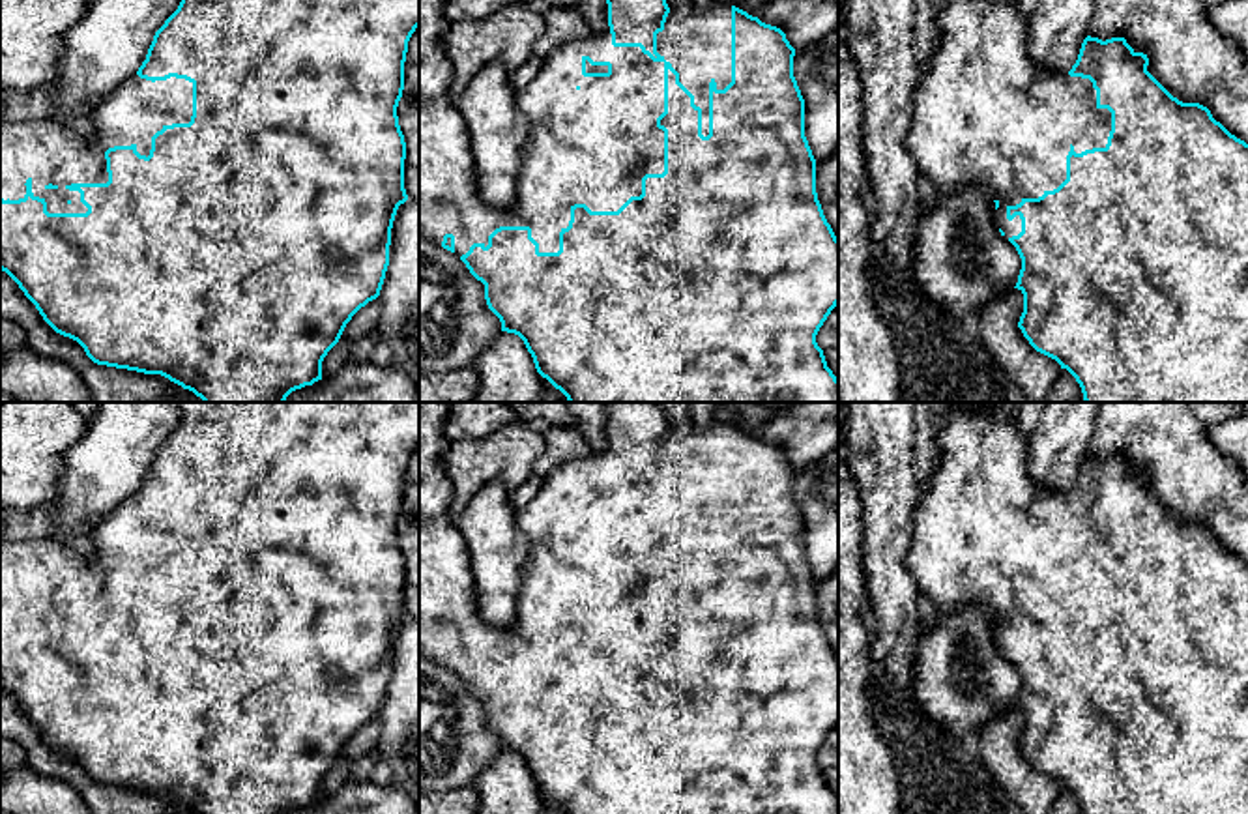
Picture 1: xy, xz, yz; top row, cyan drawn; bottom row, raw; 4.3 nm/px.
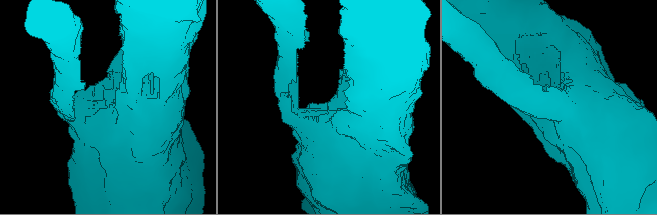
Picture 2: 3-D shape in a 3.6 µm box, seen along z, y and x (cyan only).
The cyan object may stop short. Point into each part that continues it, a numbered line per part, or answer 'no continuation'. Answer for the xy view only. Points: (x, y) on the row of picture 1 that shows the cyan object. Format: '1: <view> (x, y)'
1: xy (45, 150)

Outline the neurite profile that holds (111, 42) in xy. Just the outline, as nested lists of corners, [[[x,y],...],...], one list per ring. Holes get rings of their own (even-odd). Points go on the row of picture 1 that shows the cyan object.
[[[90,0],[90,9],[64,37],[58,77],[51,82],[51,120],[90,131],[94,112],[103,99],[146,60],[155,32],[178,9],[181,0]]]

